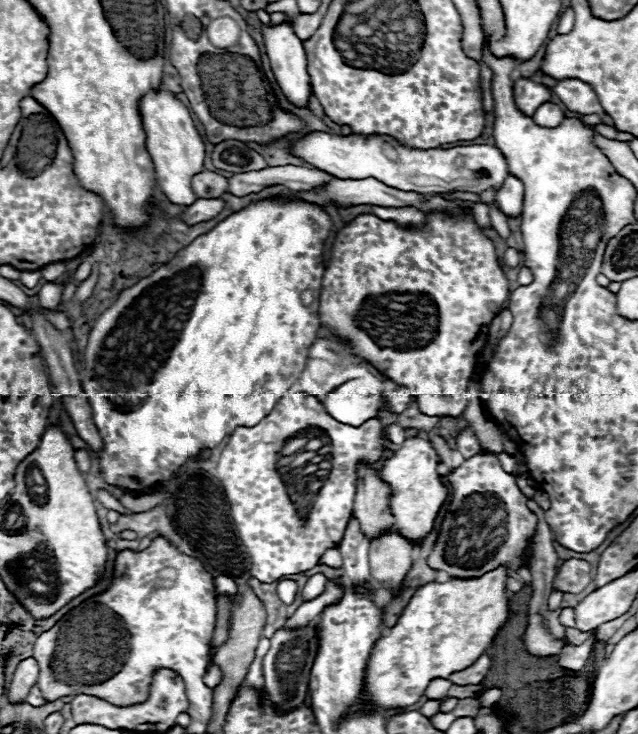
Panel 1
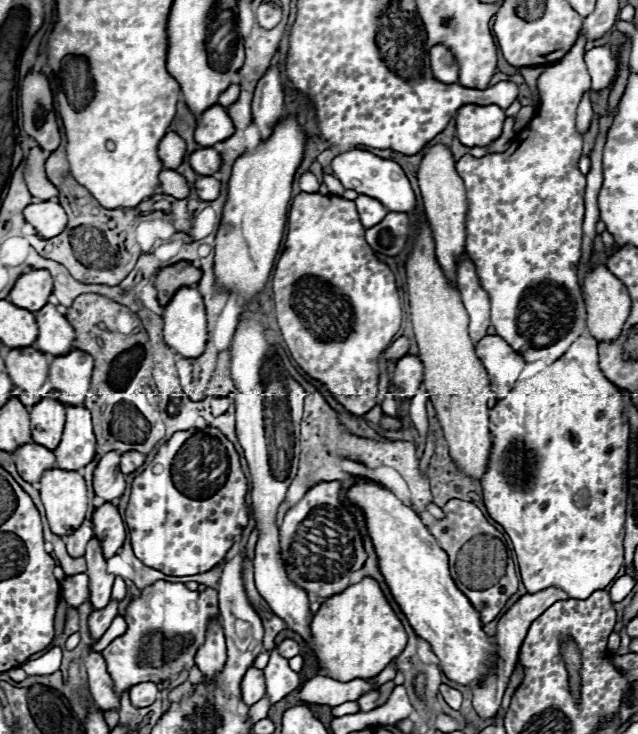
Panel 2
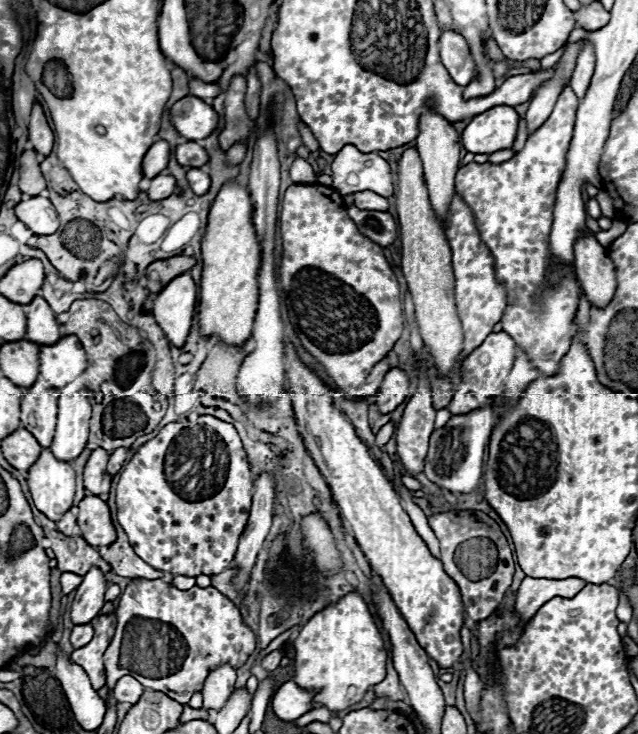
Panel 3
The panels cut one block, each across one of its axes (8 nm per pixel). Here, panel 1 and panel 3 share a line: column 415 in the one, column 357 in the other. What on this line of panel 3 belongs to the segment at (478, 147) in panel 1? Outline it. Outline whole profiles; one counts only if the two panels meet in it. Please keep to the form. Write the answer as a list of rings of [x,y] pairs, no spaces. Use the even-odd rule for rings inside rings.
[[[346,144],[332,162],[334,188],[346,196],[362,190],[372,190],[384,198],[394,194],[390,166],[384,158],[370,152],[364,154],[356,146]]]

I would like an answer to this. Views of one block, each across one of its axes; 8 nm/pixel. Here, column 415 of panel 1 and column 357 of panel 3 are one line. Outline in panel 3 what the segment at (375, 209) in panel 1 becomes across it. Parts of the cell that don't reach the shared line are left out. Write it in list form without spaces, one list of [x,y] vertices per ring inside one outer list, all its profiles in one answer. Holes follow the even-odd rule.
[[[348,204],[348,214],[356,222],[358,230],[380,246],[388,246],[396,238],[396,222],[388,212],[370,212],[360,210],[354,204]]]

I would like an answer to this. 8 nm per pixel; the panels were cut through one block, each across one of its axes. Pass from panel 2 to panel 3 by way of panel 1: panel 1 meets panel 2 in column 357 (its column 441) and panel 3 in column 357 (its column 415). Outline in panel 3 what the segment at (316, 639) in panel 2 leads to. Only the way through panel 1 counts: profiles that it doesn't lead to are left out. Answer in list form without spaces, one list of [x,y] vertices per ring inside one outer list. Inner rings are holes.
[[[346,594],[334,606],[314,614],[294,640],[296,662],[294,682],[304,690],[314,692],[312,708],[326,706],[332,714],[340,714],[358,704],[370,686],[384,680],[386,648],[378,626],[368,610],[368,604],[356,594]]]

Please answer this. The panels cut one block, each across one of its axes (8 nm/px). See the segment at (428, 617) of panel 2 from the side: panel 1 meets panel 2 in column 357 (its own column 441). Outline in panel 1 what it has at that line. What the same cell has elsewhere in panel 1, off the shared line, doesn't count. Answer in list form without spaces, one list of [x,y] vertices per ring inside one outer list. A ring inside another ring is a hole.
[[[420,436],[406,438],[402,446],[392,454],[392,458],[384,460],[380,476],[390,484],[390,508],[394,514],[394,528],[410,540],[422,540],[434,524],[434,518],[448,496],[448,488],[442,484],[438,472],[438,454],[432,444]]]

